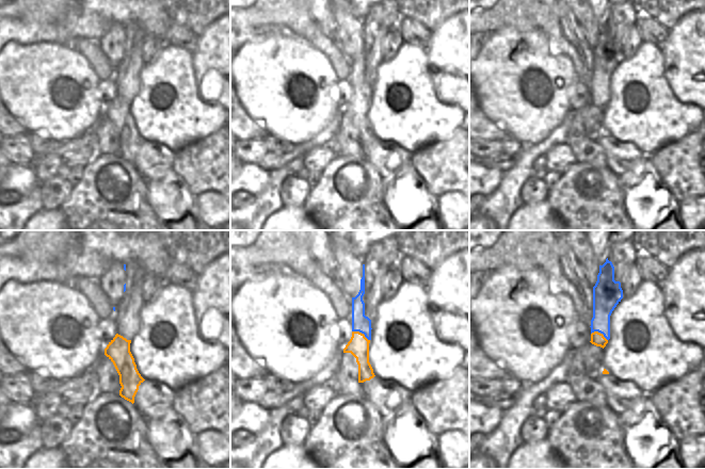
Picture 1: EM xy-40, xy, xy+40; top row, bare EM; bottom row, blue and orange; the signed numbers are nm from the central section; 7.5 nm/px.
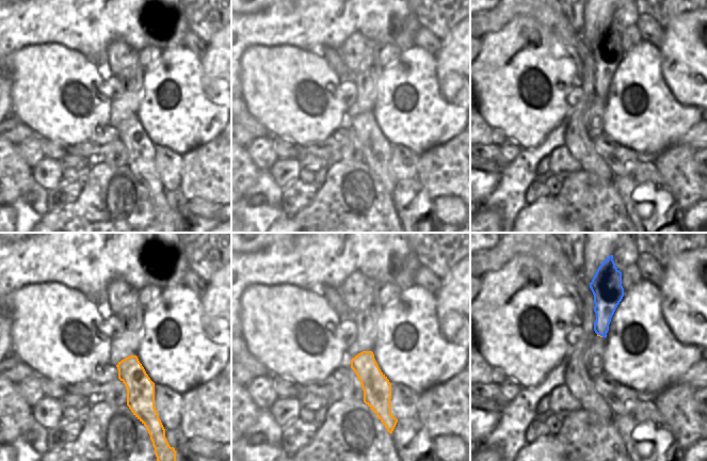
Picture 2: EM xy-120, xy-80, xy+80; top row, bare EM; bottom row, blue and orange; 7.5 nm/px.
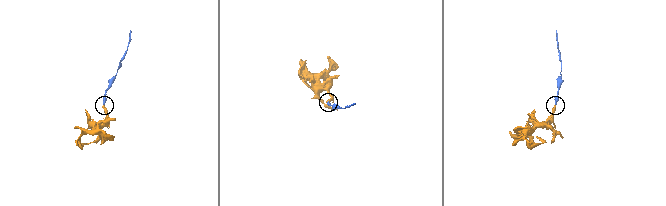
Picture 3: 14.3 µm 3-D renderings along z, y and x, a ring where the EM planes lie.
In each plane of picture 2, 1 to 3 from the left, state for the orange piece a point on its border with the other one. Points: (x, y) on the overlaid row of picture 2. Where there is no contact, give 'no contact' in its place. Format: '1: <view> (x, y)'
1: no contact
2: no contact
3: xy+80 (600, 335)

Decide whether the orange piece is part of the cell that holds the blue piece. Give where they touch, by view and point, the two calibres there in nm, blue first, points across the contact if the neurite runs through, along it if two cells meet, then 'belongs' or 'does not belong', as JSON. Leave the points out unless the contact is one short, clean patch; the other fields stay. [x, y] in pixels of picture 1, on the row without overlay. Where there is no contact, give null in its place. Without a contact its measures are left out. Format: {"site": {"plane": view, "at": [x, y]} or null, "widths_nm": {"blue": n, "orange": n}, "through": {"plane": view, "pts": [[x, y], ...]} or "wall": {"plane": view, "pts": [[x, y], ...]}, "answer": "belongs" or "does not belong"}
{"site": {"plane": "xy", "at": [361, 93]}, "widths_nm": {"blue": 130, "orange": 160}, "wall": {"plane": "xy", "pts": [[352, 92], [358, 92], [369, 101]]}, "answer": "does not belong"}

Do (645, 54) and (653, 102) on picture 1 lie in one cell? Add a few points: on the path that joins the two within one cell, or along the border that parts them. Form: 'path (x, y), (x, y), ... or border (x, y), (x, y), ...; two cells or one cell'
path (645, 66), (645, 84), (650, 91); one cell

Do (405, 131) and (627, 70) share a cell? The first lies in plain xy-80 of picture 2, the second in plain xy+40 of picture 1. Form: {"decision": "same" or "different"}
{"decision": "same"}

